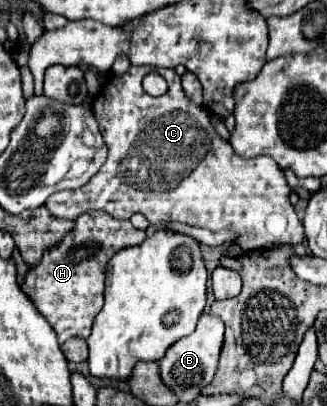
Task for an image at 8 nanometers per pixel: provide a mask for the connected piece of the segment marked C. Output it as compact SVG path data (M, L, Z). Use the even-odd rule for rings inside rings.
M131 66L123 76L109 74L107 84L95 96L93 114L109 148L107 162L85 186L53 194L45 202L45 208L51 212L51 216L75 222L85 212L105 210L113 218L129 220L135 212L139 212L151 224L165 224L169 220L177 220L211 232L233 230L237 234L235 242L243 248L243 252L269 248L273 244L303 244L305 228L293 204L289 202L291 188L279 166L267 156L259 156L255 160L243 160L235 156L231 144L223 142L213 130L209 112L203 106L195 106L187 100L181 88L181 78L175 74L175 70L155 66ZM151 72L159 72L169 84L169 90L159 98L145 94L145 90L141 88L143 76ZM181 170L191 172L179 182Z

